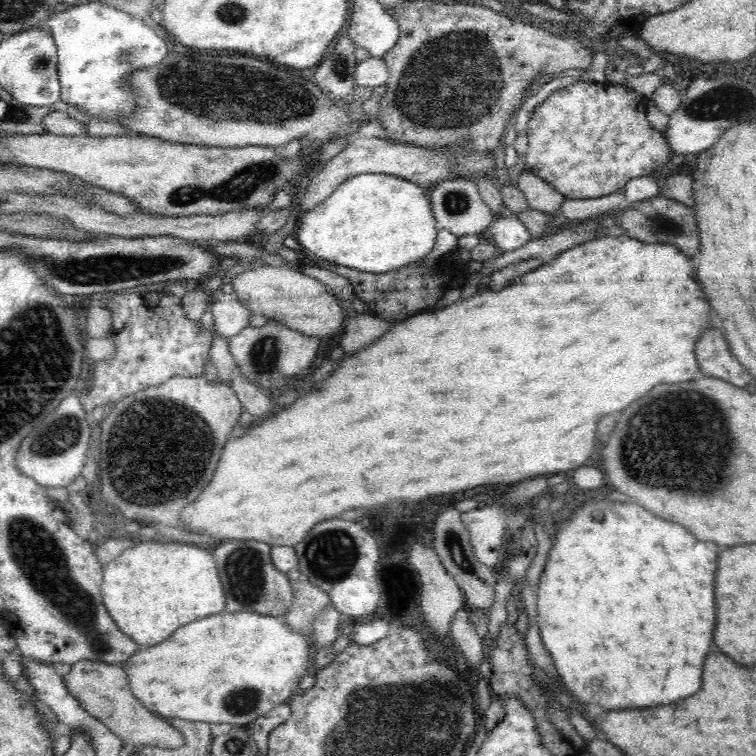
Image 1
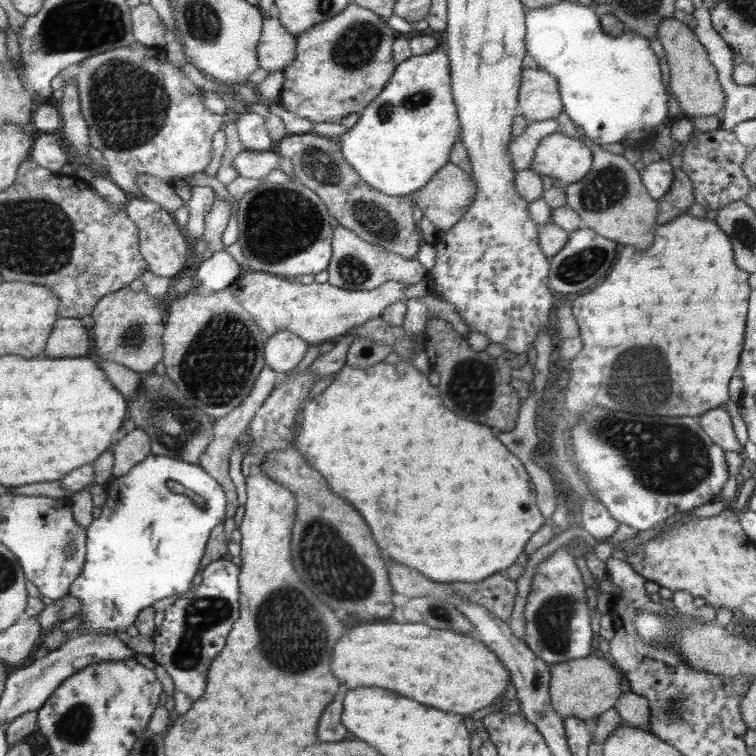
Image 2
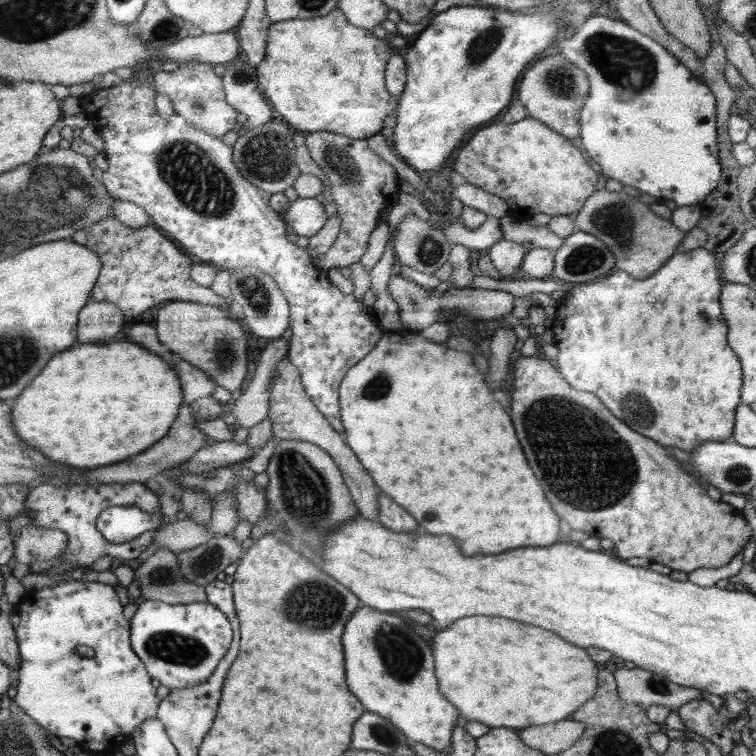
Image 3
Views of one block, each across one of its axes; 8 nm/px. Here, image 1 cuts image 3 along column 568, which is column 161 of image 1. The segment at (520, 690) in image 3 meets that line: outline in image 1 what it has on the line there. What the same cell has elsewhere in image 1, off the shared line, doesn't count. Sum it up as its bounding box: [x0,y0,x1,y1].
[122,612,314,726]

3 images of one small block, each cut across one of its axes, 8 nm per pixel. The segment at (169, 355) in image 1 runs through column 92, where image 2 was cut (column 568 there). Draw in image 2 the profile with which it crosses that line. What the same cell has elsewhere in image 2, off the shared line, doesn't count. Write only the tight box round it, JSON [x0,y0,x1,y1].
[564,213,750,417]

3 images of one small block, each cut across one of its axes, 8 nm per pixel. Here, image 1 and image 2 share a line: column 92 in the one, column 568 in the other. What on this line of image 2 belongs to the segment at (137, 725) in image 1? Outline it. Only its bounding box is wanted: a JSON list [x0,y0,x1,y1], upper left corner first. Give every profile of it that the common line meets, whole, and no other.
[549,655,622,721]

